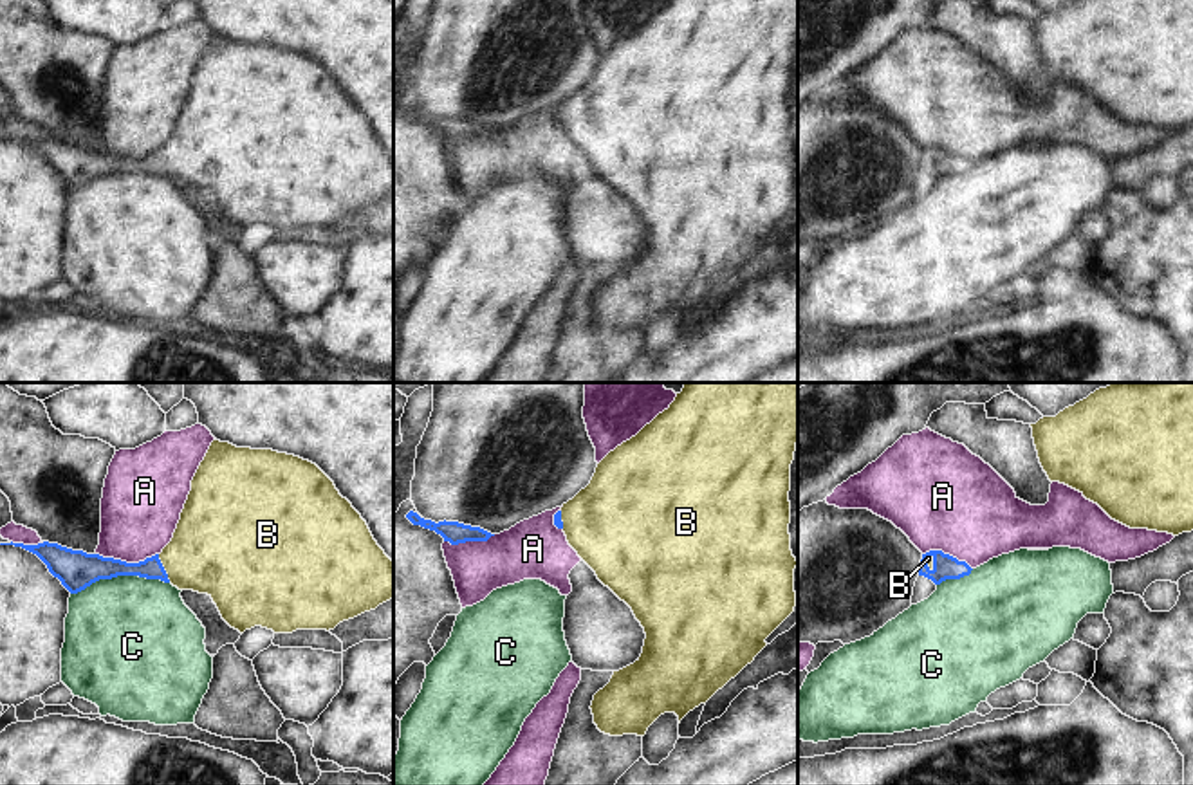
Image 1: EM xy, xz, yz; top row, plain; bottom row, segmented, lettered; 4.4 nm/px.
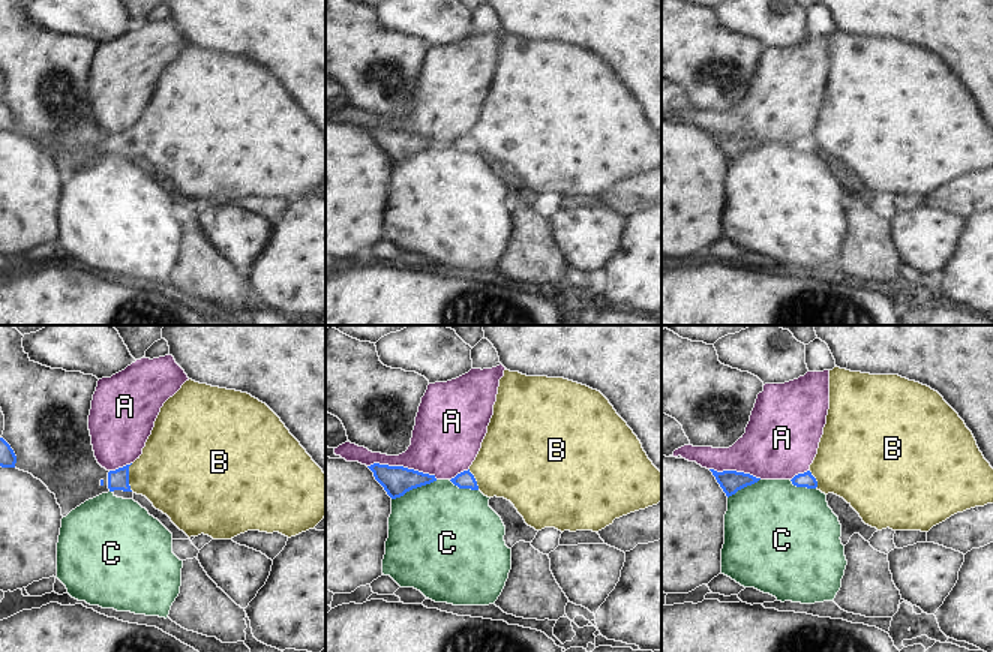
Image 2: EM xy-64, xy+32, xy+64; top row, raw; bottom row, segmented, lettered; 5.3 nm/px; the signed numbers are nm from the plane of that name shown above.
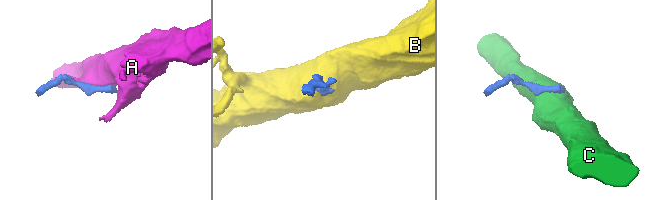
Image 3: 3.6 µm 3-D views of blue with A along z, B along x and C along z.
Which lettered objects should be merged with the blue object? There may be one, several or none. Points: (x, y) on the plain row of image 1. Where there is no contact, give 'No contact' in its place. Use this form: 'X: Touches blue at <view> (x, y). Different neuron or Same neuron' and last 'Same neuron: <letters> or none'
A: Touches blue at xy (125, 157). Different neuron
B: Touches blue at xy (163, 165). Same neuron
C: Touches blue at xy (120, 170). Different neuron
Same neuron: B.

